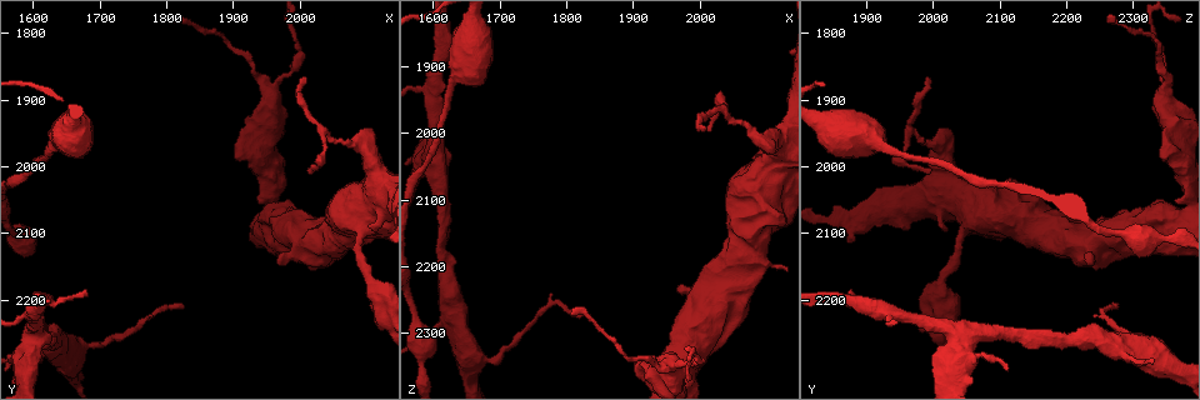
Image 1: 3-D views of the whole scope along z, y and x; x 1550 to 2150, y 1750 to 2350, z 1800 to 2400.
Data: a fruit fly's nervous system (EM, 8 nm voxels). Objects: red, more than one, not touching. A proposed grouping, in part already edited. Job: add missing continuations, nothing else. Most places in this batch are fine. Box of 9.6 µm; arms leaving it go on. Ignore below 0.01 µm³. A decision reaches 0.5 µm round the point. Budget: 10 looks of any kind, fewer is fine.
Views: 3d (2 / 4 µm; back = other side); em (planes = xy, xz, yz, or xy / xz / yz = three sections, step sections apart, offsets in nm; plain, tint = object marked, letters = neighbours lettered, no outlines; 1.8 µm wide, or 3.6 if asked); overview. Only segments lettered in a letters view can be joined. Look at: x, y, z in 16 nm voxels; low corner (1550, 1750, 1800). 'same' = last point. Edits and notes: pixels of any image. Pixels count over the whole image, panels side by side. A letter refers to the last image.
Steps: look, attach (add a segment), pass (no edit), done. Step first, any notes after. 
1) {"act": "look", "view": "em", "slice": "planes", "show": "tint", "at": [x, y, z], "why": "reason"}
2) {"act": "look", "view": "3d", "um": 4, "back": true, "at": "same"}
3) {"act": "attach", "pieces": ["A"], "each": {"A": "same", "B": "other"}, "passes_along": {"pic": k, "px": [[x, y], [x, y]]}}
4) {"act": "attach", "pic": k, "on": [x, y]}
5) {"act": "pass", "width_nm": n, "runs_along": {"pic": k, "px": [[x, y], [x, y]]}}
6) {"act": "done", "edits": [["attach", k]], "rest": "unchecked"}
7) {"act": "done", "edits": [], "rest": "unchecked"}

{"act": "look", "view": "3d", "um": 2, "at": [1595, 2285, 2295], "why": "calibre changes"}

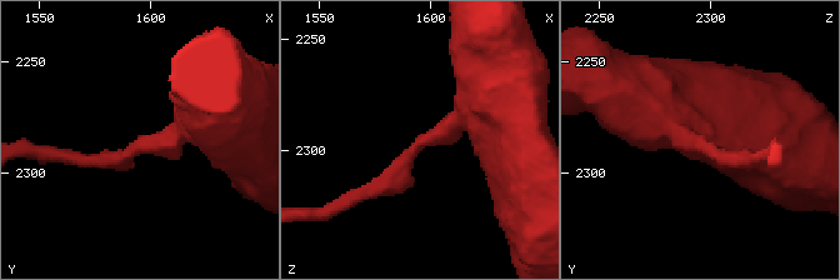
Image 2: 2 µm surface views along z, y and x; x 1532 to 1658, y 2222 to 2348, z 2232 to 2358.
{"act": "look", "view": "em", "slice": "planes", "show": "plain", "at": [1596, 2288, 2297]}

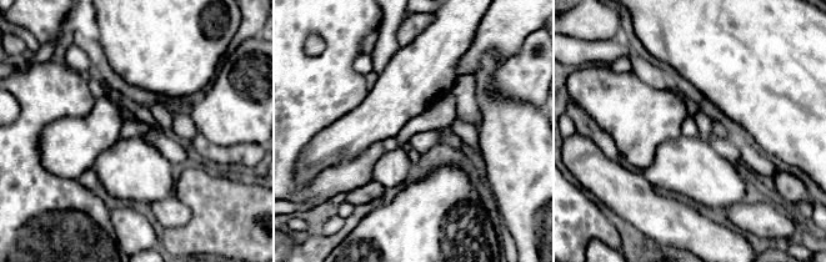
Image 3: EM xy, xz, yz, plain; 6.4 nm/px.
{"act": "look", "view": "em", "slice": "planes", "show": "letters", "at": "same", "why": "see the neighbours"}

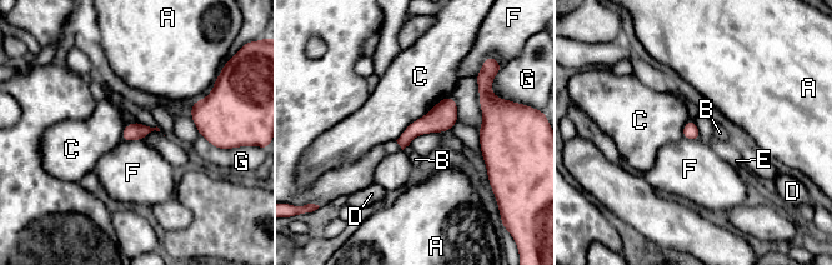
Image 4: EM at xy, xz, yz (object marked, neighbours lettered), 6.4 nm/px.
{"act": "pass", "longest_contact_nm": ["C", 380], "each": {"A": "other", "B": "other", "C": "other", "D": "other", "E": "other", "F": "other", "G": "other"}, "border": {"pic": 4, "px": [[141, 139], [123, 141]]}, "found": "no lettered segment goes on from it"}

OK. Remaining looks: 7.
{"act": "look", "view": "3d", "um": 4, "at": [1825, 2210, 2275], "why": "long arm stops here"}

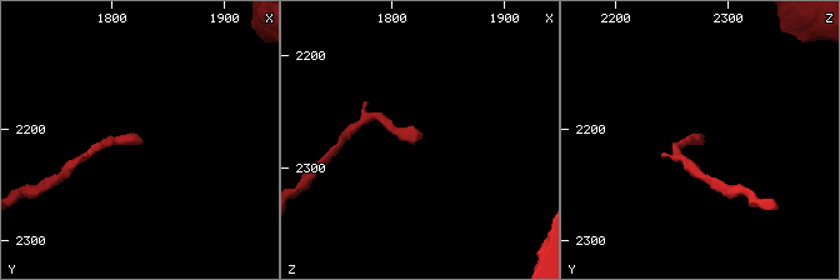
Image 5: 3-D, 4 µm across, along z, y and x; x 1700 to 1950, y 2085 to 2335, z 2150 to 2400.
{"act": "look", "view": "em", "slice": "xz", "step": 16, "show": "letters", "at": [1826, 2212, 2270]}

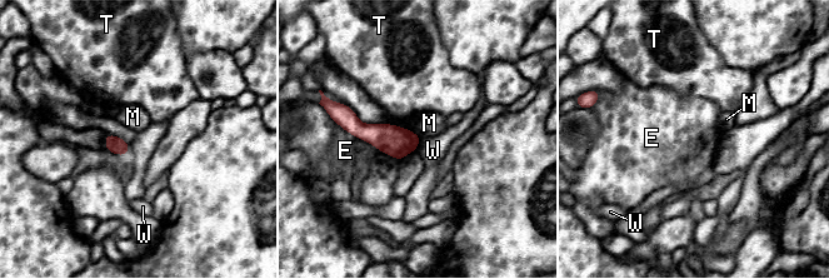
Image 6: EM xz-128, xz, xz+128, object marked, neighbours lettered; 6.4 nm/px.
{"act": "look", "view": "em", "slice": "yz", "step": 16, "show": "letters", "at": "same", "why": "another direction"}

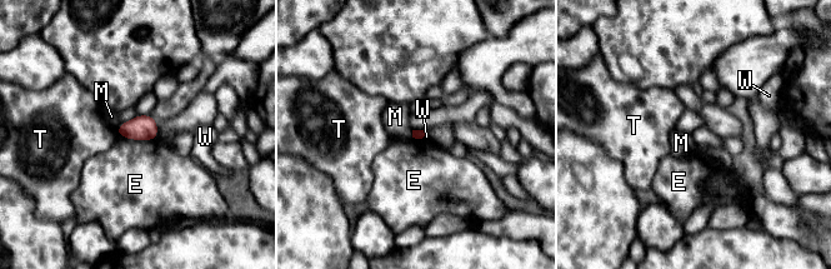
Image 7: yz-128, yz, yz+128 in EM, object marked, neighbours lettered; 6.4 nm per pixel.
{"act": "pass", "each": {"E": "other", "M": "other", "T": "other", "W": "other"}, "border": {"pic": 7, "px": [[118, 134], [130, 139], [156, 139]]}, "found": "no lettered segment goes on from it"}

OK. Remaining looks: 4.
{"act": "look", "view": "em", "slice": "planes", "show": "letters", "at": [2010, 1865, 1990], "why": "thin end"}

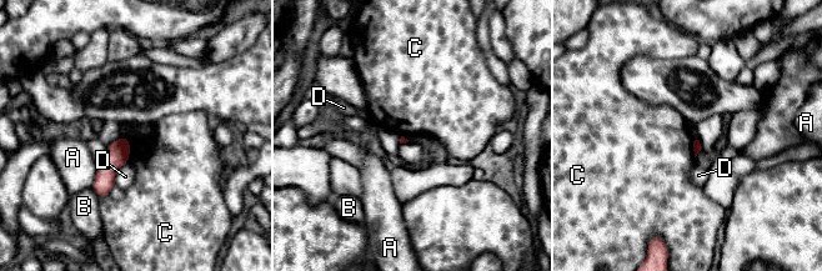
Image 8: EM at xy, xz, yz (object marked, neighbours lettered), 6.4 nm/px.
{"act": "pass", "each": {"A": "other", "B": "other", "C": "other", "D": "other"}, "border": {"pic": 8, "px": [[130, 140], [130, 157], [128, 162]]}, "found": "none of them fits"}

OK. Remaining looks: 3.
{"act": "look", "view": "3d", "um": 4, "at": [2095, 2105, 2040]}

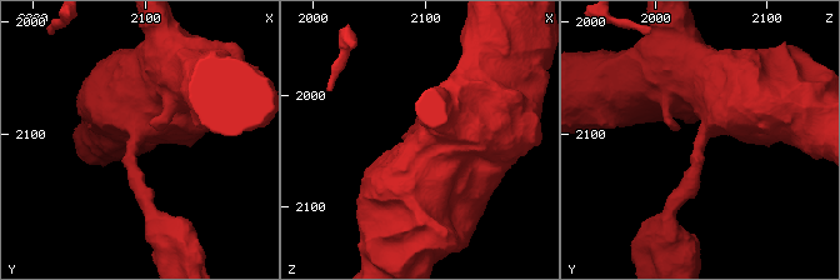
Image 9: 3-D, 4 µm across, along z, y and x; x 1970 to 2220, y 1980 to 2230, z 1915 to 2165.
{"act": "look", "view": "em", "um": 3.6, "slice": "planes", "show": "letters", "at": [2092, 2108, 2042]}

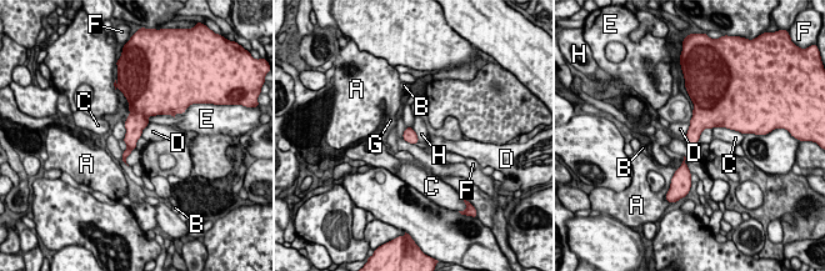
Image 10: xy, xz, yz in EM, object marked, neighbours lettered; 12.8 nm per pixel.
{"act": "pass", "each": {"A": "other", "B": "other", "C": "other", "D": "other", "E": "other", "F": "other", "G": "other", "H": "other"}, "border": {"pic": 10, "px": [[411, 128], [419, 141]]}, "found": "none of them fits"}

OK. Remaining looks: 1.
{"act": "done", "edits": [], "rest": "unchecked"}

